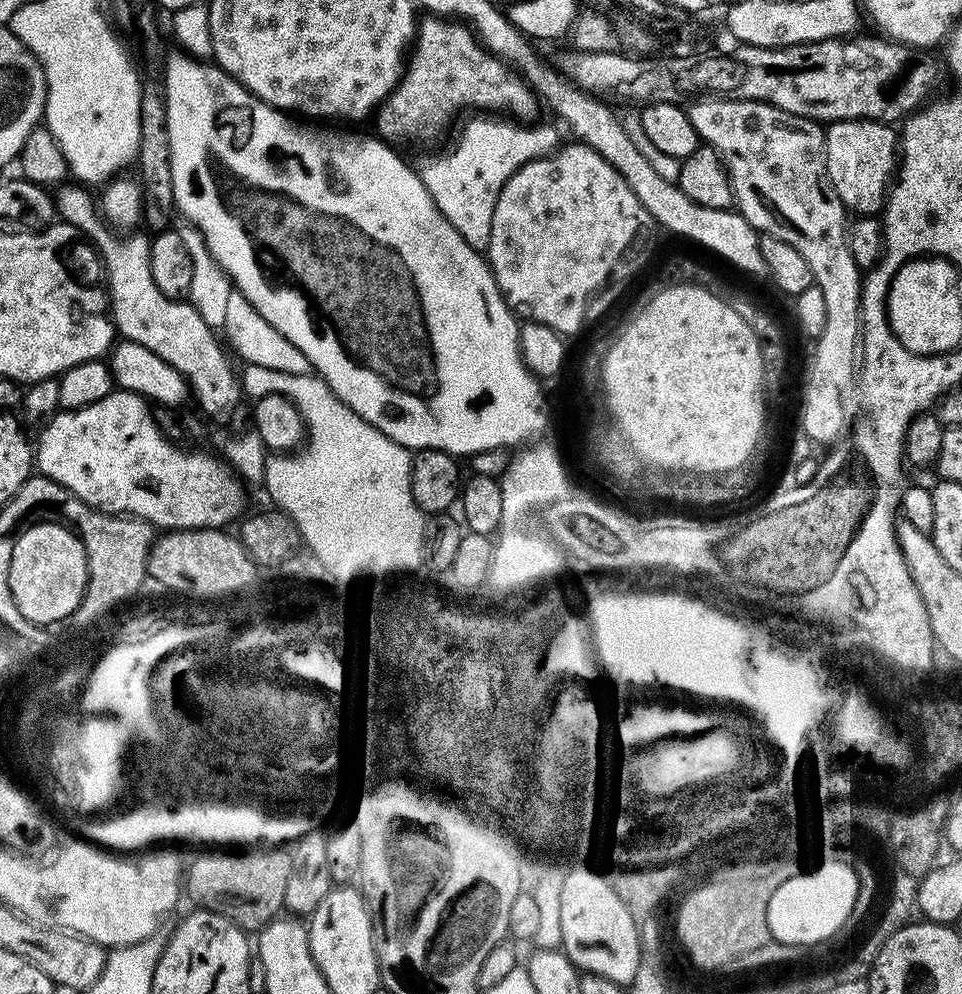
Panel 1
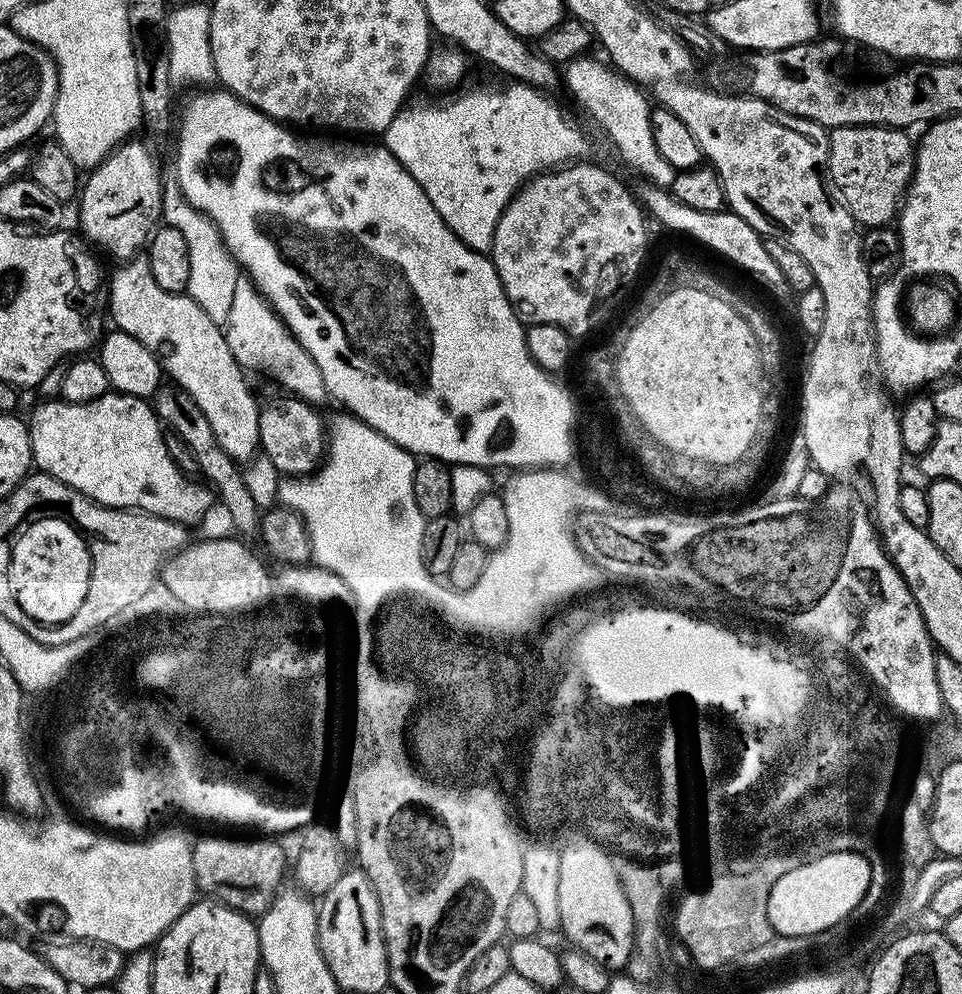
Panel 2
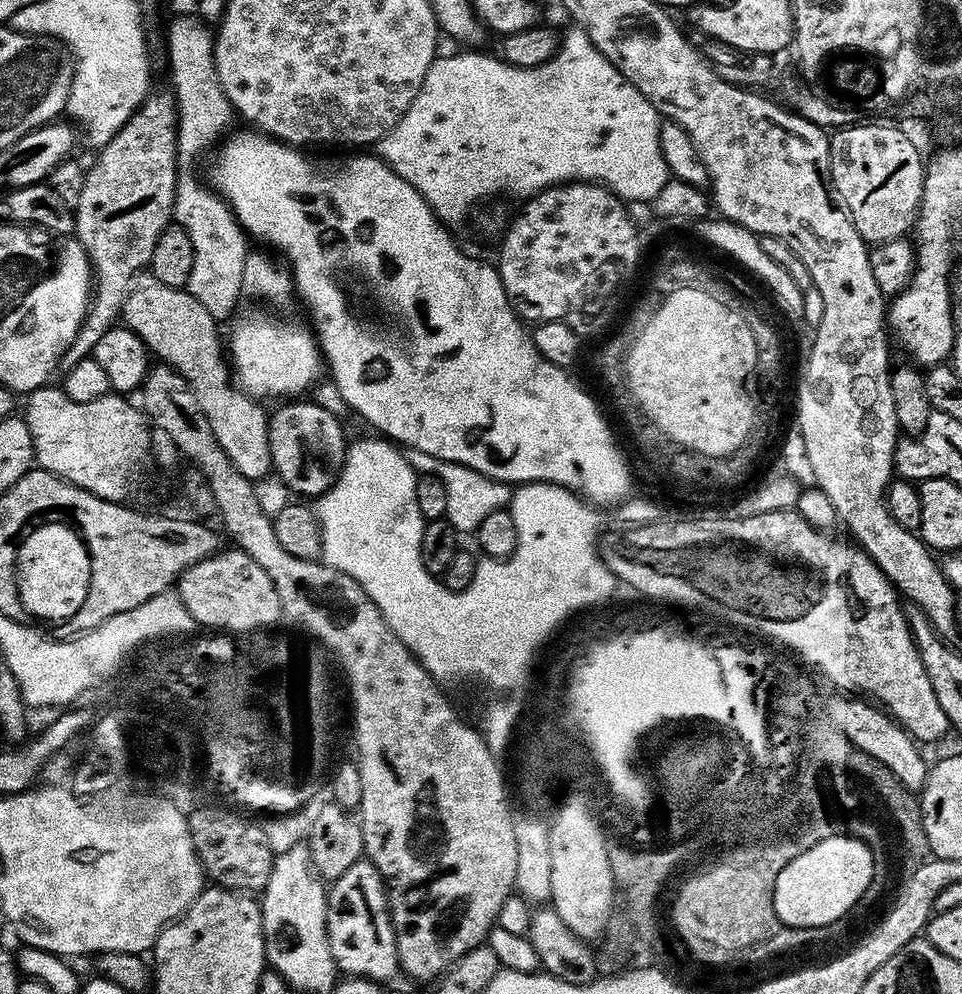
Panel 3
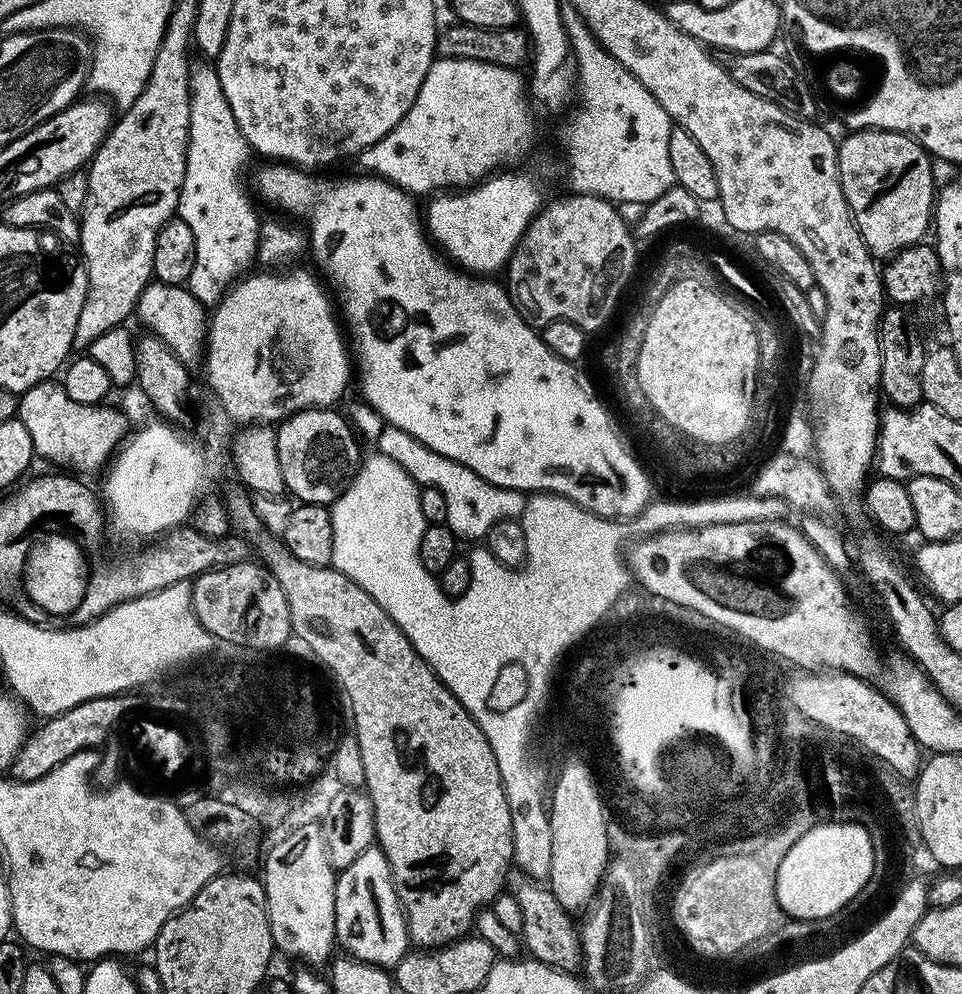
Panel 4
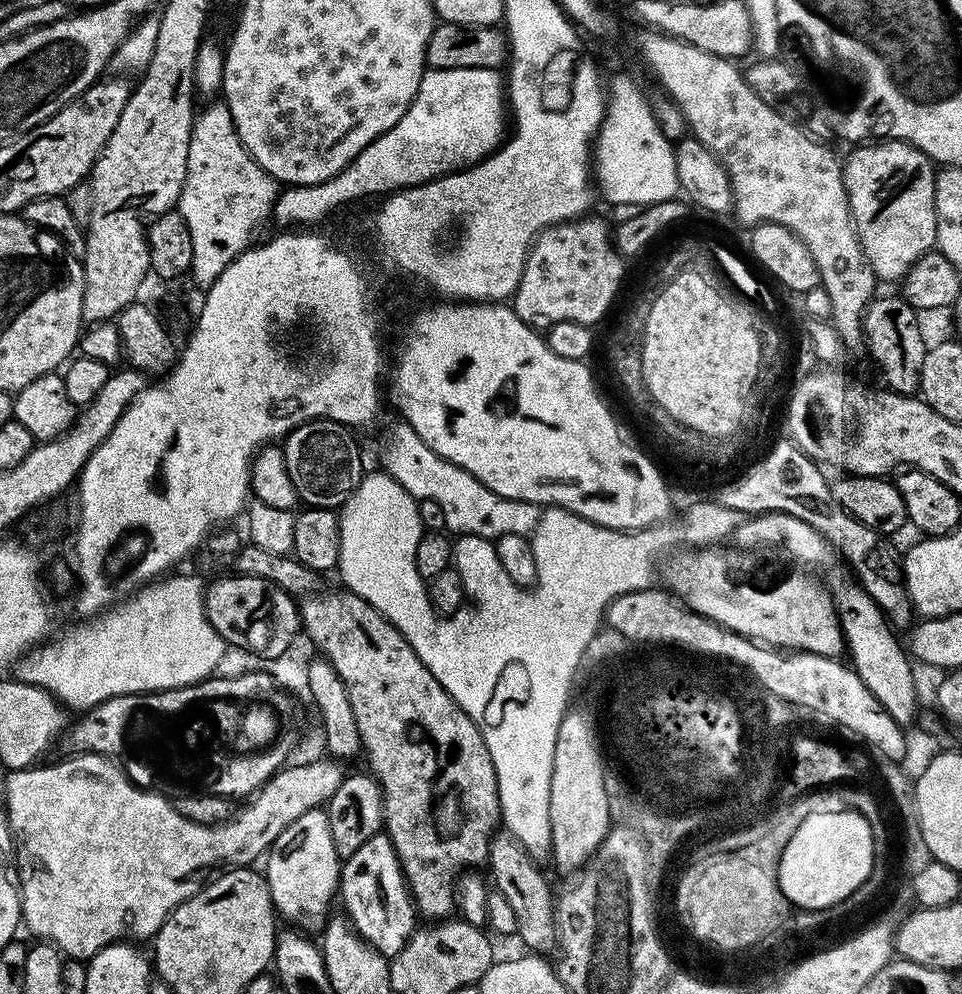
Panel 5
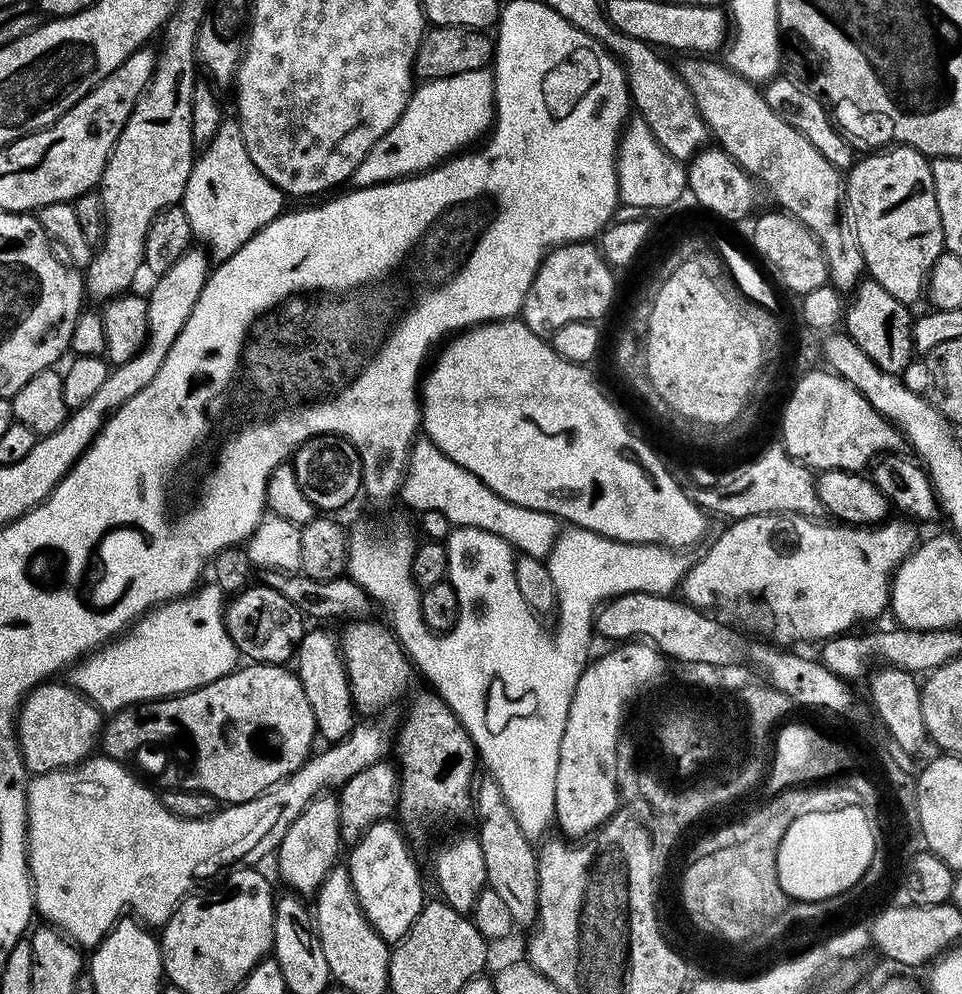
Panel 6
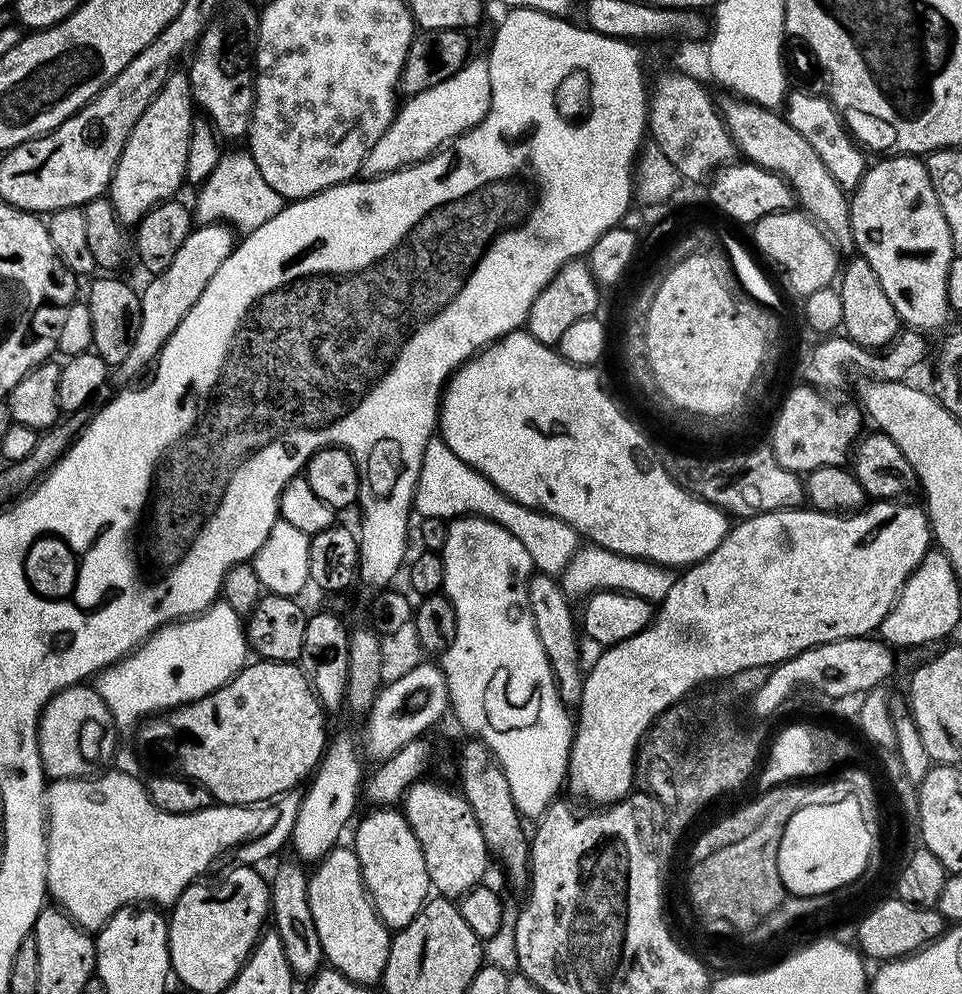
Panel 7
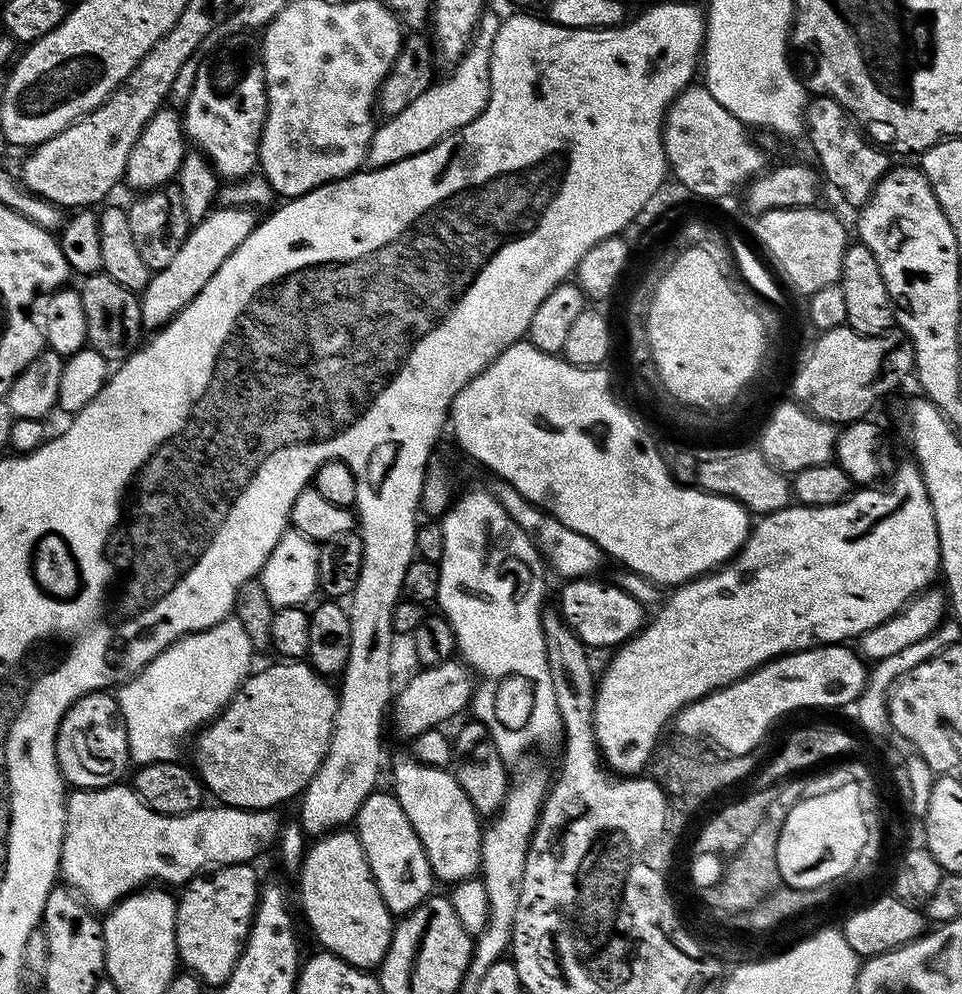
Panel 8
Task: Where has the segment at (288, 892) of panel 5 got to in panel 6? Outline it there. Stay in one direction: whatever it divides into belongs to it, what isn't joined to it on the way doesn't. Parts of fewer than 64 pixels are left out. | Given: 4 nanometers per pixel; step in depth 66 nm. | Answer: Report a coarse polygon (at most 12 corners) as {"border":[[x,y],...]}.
{"border":[[316,796],[274,852],[293,893],[316,893],[342,849],[338,799]]}

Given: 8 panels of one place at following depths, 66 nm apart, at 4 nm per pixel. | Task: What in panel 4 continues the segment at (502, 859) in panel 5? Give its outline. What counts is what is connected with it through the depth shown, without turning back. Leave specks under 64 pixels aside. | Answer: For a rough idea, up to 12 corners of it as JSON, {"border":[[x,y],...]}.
{"border":[[523,874],[510,893],[531,959],[583,965],[577,921],[548,886]]}

